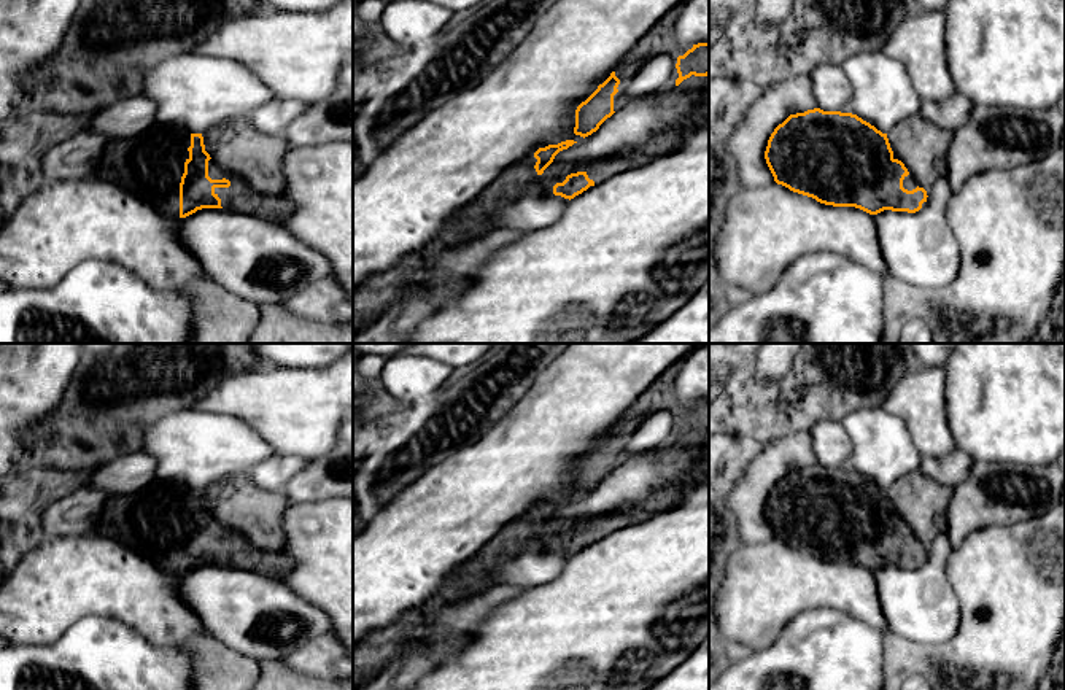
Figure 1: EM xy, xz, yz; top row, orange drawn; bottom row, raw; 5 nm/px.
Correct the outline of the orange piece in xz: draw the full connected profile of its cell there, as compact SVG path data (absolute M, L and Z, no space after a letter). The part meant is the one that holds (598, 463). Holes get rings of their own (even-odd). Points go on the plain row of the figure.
M679 364L669 367L615 423L610 432L575 466L574 490L588 493L629 455L626 445L639 426L655 412L672 413L672 431L666 444L679 442L684 436L709 431L709 399L680 401L674 383Z

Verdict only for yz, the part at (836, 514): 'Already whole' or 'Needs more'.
Needs more

